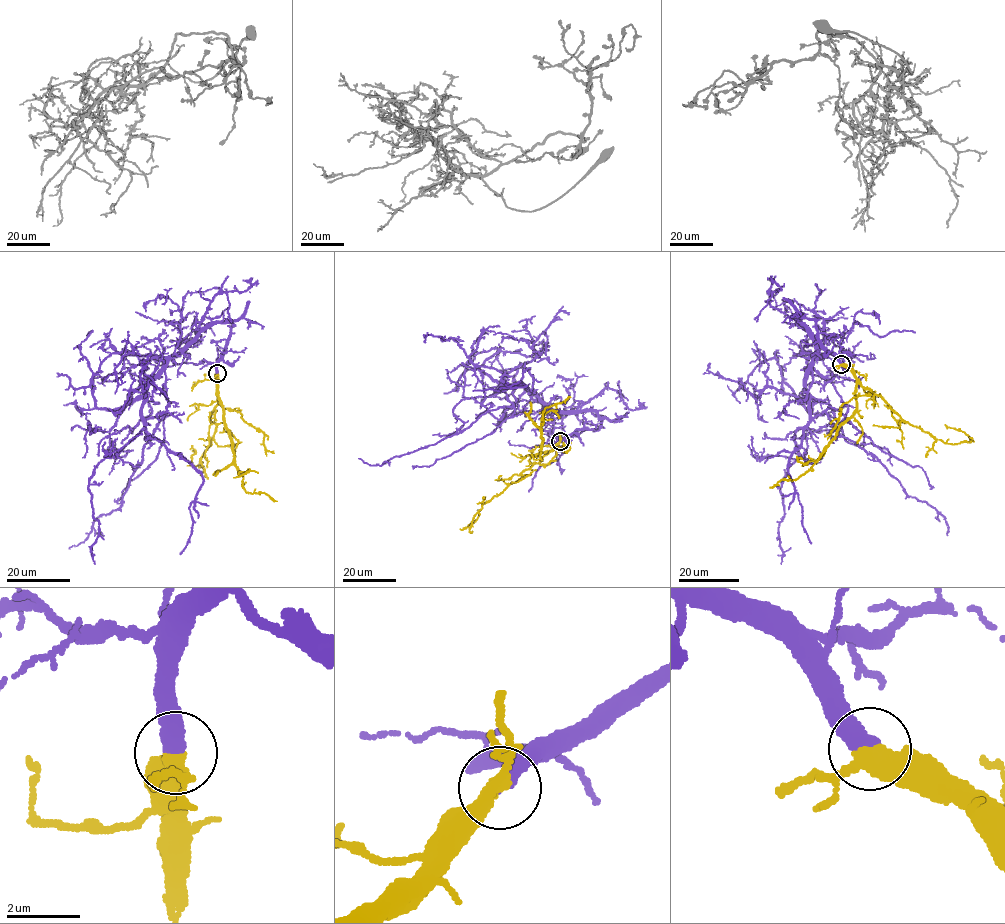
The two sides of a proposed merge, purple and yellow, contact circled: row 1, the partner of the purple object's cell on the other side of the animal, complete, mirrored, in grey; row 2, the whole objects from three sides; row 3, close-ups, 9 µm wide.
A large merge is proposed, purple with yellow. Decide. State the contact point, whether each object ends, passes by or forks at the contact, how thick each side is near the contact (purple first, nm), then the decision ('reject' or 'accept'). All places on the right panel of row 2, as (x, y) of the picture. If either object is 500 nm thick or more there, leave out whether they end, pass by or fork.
at (841, 364); 500 nm thick on the purple side, 400 nm on the other; accept

